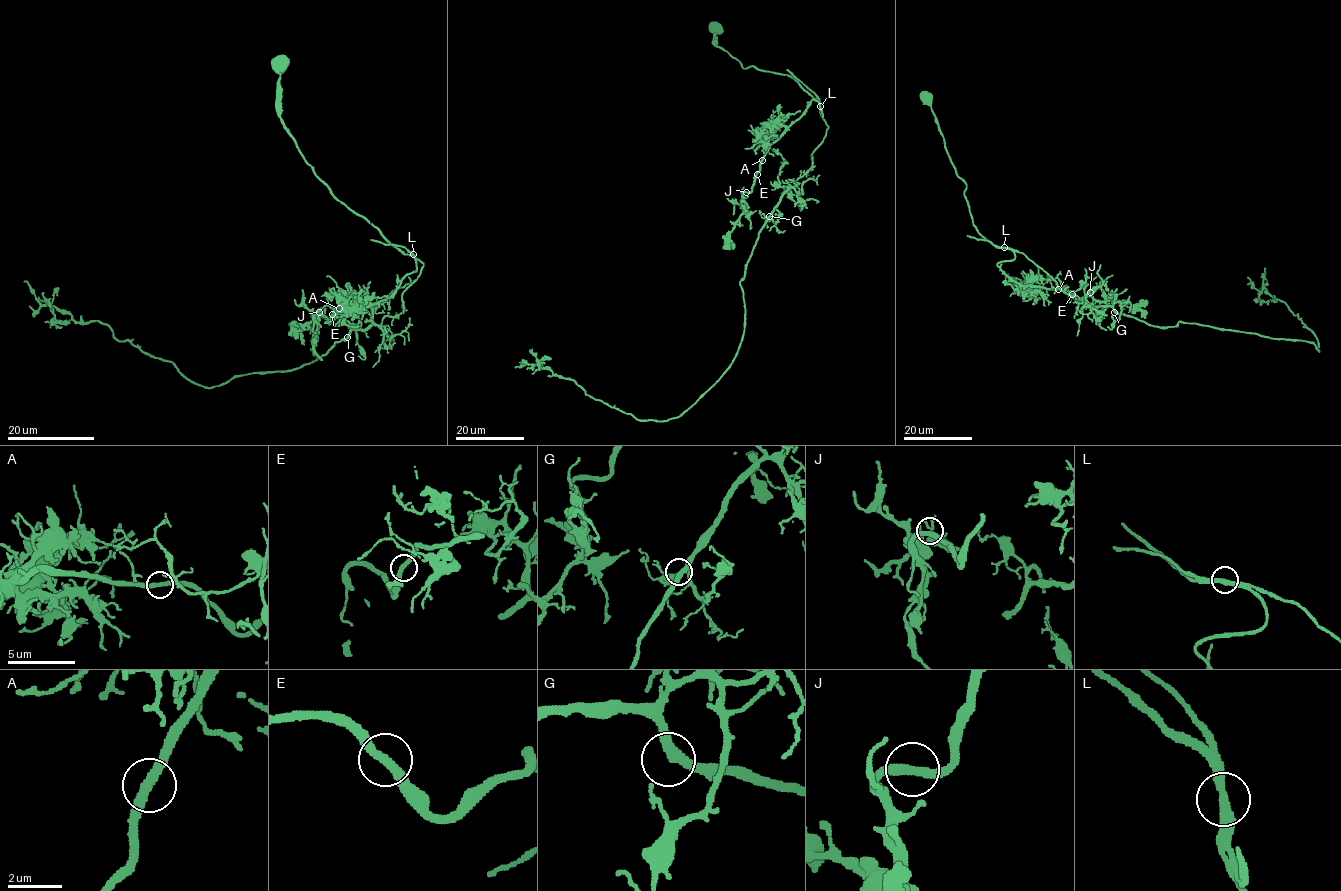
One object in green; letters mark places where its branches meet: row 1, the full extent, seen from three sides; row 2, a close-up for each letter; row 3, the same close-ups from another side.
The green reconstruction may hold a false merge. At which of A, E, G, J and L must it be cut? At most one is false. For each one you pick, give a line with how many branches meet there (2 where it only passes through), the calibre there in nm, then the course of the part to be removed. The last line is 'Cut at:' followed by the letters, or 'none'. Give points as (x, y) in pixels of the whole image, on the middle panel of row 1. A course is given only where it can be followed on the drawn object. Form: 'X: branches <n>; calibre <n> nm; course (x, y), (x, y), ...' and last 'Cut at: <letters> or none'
L: branches 2; calibre 320 nm; course (820, 106), (812, 165), (739, 282), (735, 358), (694, 403), (639, 420), (515, 367)
Cut at: L

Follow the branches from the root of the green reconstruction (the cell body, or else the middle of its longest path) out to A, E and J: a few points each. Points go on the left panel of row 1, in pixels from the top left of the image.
A: (280, 63), (281, 121), (303, 158), (340, 201), (412, 254), (416, 264), (388, 298), (339, 308)
E: (280, 63), (281, 121), (303, 158), (340, 201), (412, 254), (416, 264), (388, 298), (336, 308), (332, 314)
J: (280, 63), (281, 121), (303, 158), (340, 201), (416, 264), (386, 299), (336, 308), (329, 323), (319, 312)

